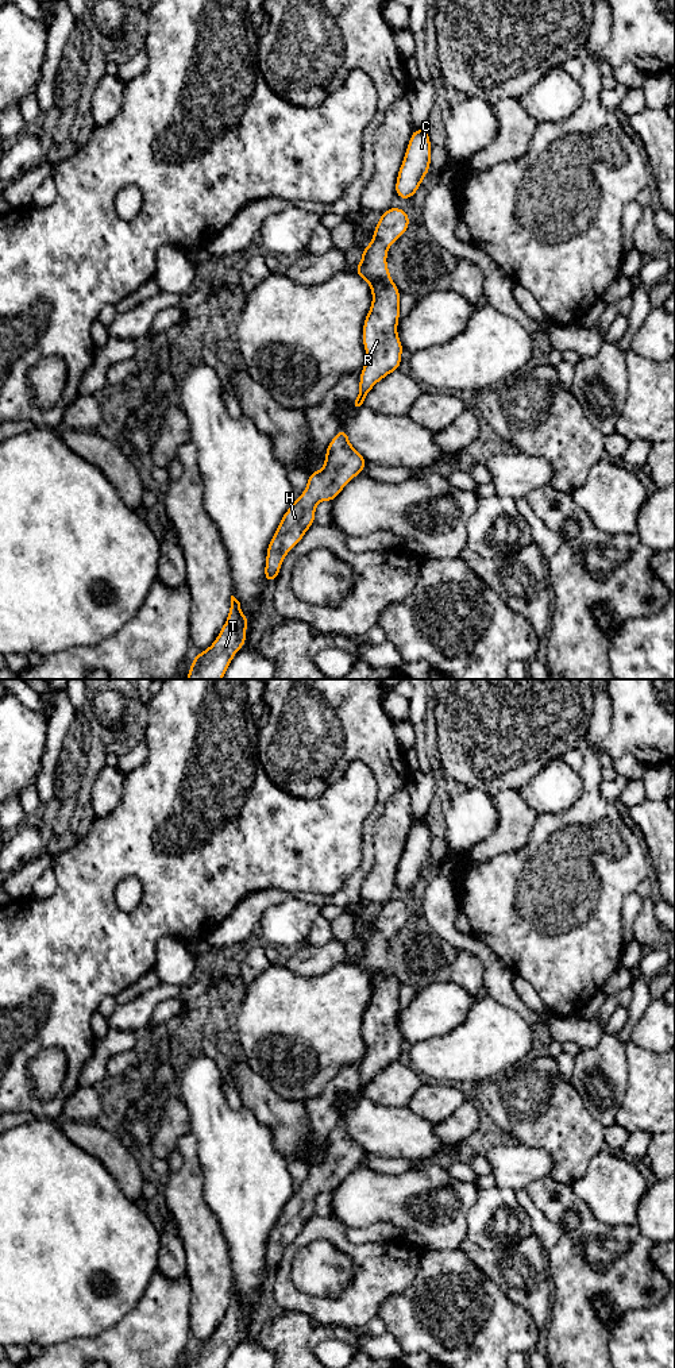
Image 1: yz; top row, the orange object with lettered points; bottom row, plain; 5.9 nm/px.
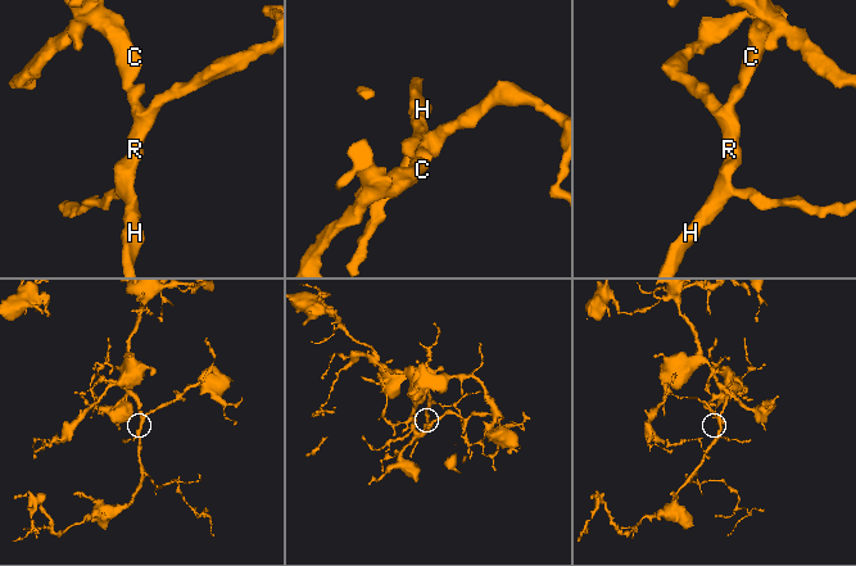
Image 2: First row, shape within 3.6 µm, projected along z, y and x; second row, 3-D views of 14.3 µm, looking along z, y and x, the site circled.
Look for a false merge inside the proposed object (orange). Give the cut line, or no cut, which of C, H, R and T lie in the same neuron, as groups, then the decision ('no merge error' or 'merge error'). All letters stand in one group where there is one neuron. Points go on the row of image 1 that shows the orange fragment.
cut none; groups C H R T; no merge error

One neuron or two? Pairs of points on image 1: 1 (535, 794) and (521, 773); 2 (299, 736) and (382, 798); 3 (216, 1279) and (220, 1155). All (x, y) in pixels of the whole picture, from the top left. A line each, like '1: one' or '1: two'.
1: two
2: one
3: two

